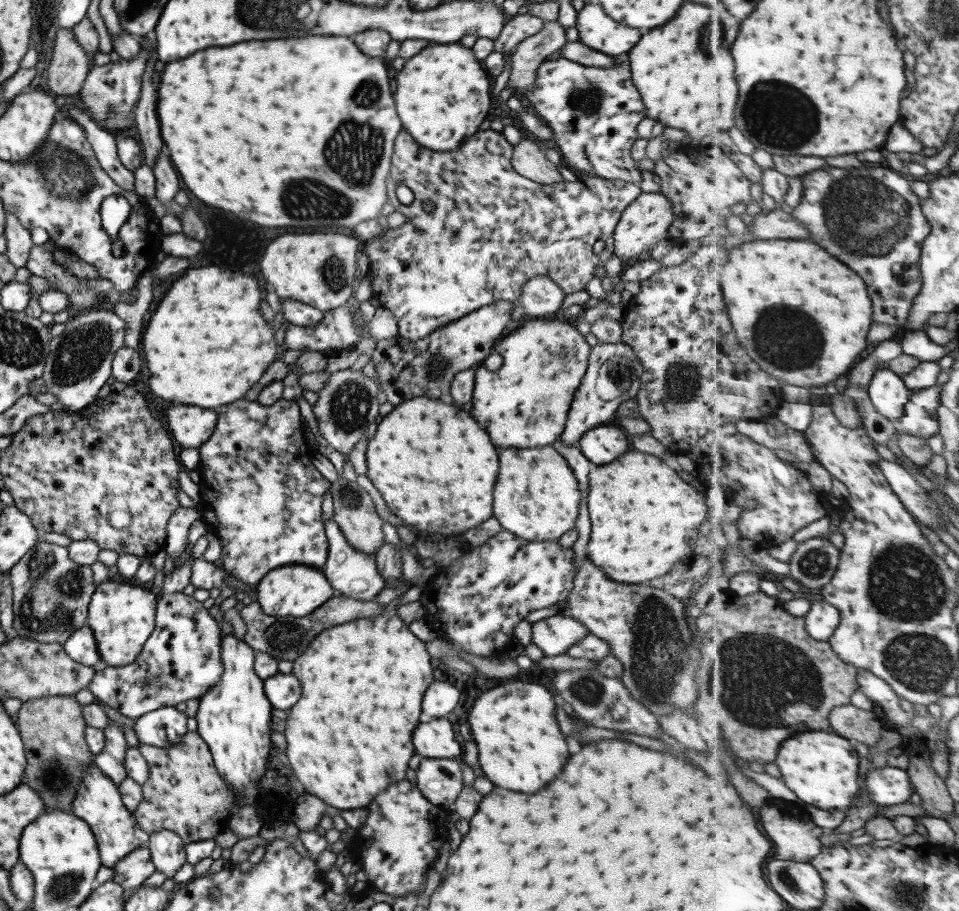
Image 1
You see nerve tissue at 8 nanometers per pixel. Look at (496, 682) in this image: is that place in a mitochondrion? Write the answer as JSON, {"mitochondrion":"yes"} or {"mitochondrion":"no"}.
{"mitochondrion":"no"}

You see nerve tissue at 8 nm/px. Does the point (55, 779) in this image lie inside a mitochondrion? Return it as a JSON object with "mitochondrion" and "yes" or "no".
{"mitochondrion":"yes"}

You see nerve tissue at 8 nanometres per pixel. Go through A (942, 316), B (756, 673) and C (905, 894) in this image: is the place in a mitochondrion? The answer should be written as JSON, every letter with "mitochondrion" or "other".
{"A":"other","B":"mitochondrion","C":"mitochondrion"}

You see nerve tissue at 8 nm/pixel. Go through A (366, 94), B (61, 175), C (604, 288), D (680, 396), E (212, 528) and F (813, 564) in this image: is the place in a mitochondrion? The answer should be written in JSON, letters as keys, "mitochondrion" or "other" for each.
{"A":"mitochondrion","B":"mitochondrion","C":"other","D":"mitochondrion","E":"other","F":"mitochondrion"}

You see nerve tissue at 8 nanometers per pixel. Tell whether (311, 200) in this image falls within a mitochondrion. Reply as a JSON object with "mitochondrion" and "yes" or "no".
{"mitochondrion":"yes"}

